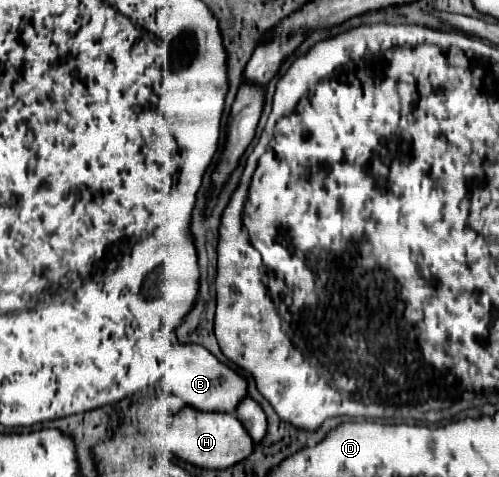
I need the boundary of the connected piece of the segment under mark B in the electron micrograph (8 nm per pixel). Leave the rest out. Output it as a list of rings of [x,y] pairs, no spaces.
[[[196,344],[172,346],[168,352],[168,370],[164,374],[164,388],[182,398],[184,406],[194,406],[206,412],[228,412],[234,414],[242,396],[248,396],[248,380],[230,366],[218,362],[206,348]]]

